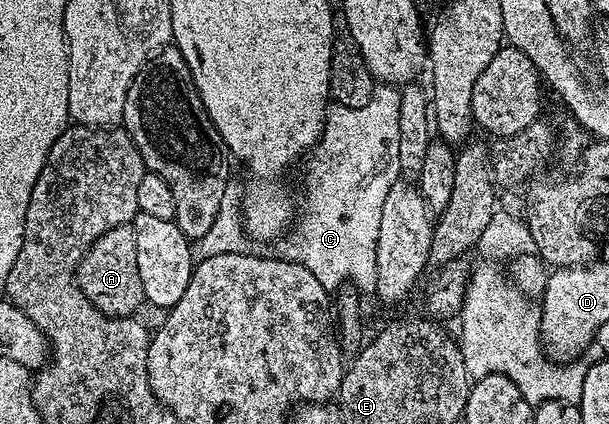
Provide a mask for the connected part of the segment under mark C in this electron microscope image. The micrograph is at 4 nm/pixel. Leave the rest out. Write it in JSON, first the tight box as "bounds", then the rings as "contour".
{"bounds":[273,85,400,292],"contour":[[[378,85],[368,105],[331,106],[318,144],[305,156],[302,203],[300,199],[290,230],[273,244],[273,254],[304,265],[328,292],[337,292],[343,284],[353,285],[359,292],[374,291],[380,212],[388,189],[400,179],[400,101],[393,86]]]}

